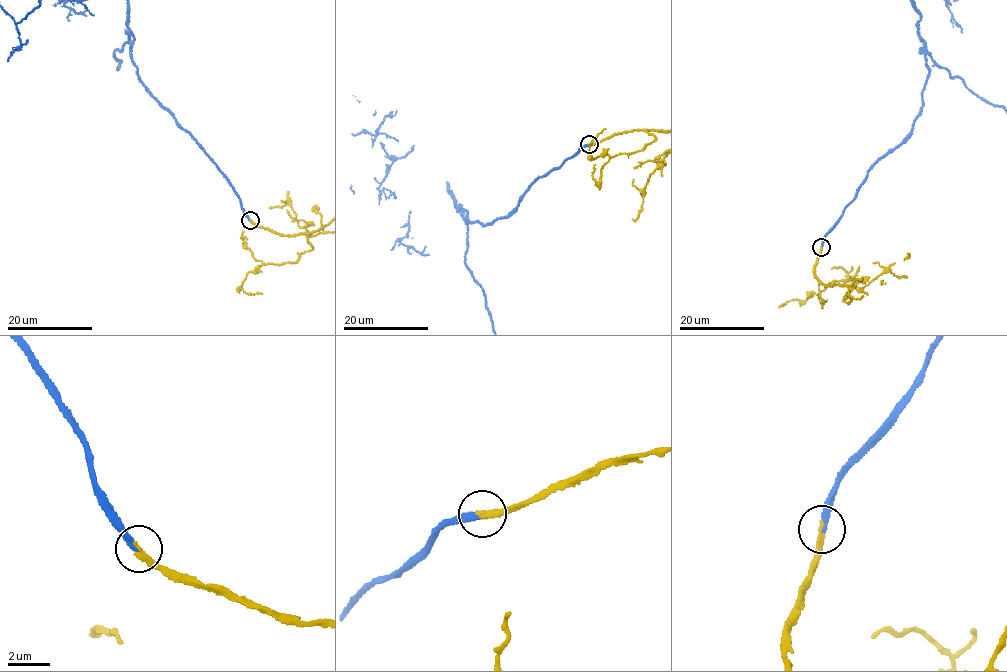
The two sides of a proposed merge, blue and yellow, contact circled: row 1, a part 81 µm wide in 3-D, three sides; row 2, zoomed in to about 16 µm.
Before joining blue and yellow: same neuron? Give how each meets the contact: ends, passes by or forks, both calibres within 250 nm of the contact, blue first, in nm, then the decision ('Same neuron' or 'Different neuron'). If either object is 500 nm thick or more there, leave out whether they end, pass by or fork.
At the ring blue ends. At the ring yellow ends. Thickness 280 nm (blue) against 280 nm. Same neuron

